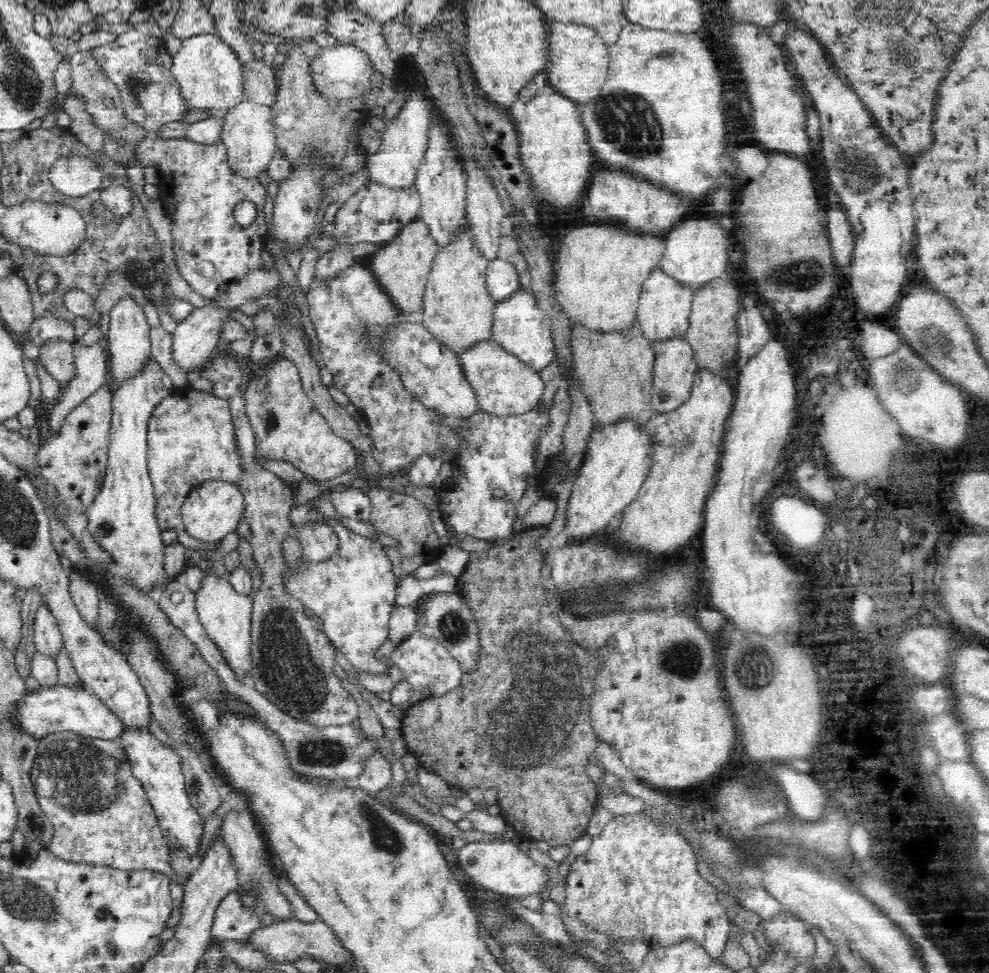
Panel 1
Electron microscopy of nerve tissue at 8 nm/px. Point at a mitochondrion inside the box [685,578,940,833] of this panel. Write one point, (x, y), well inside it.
(751, 661)

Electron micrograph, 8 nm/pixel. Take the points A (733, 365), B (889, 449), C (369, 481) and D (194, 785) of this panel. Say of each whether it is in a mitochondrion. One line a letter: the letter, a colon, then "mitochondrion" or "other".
A: other
B: mitochondrion
C: other
D: other

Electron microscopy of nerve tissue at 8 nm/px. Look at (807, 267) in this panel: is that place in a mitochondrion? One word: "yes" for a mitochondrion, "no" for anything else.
yes

